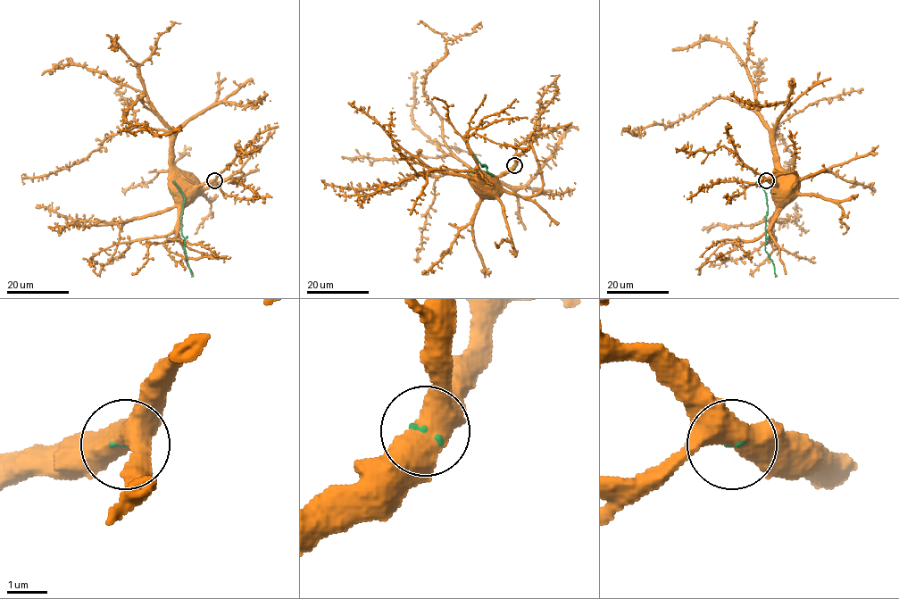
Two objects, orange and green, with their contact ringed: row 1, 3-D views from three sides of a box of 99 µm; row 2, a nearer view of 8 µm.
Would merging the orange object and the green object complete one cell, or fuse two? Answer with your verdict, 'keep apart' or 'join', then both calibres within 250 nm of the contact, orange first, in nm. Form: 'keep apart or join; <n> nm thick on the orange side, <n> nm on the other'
join; 480 nm thick on the orange side, 70 nm on the other

